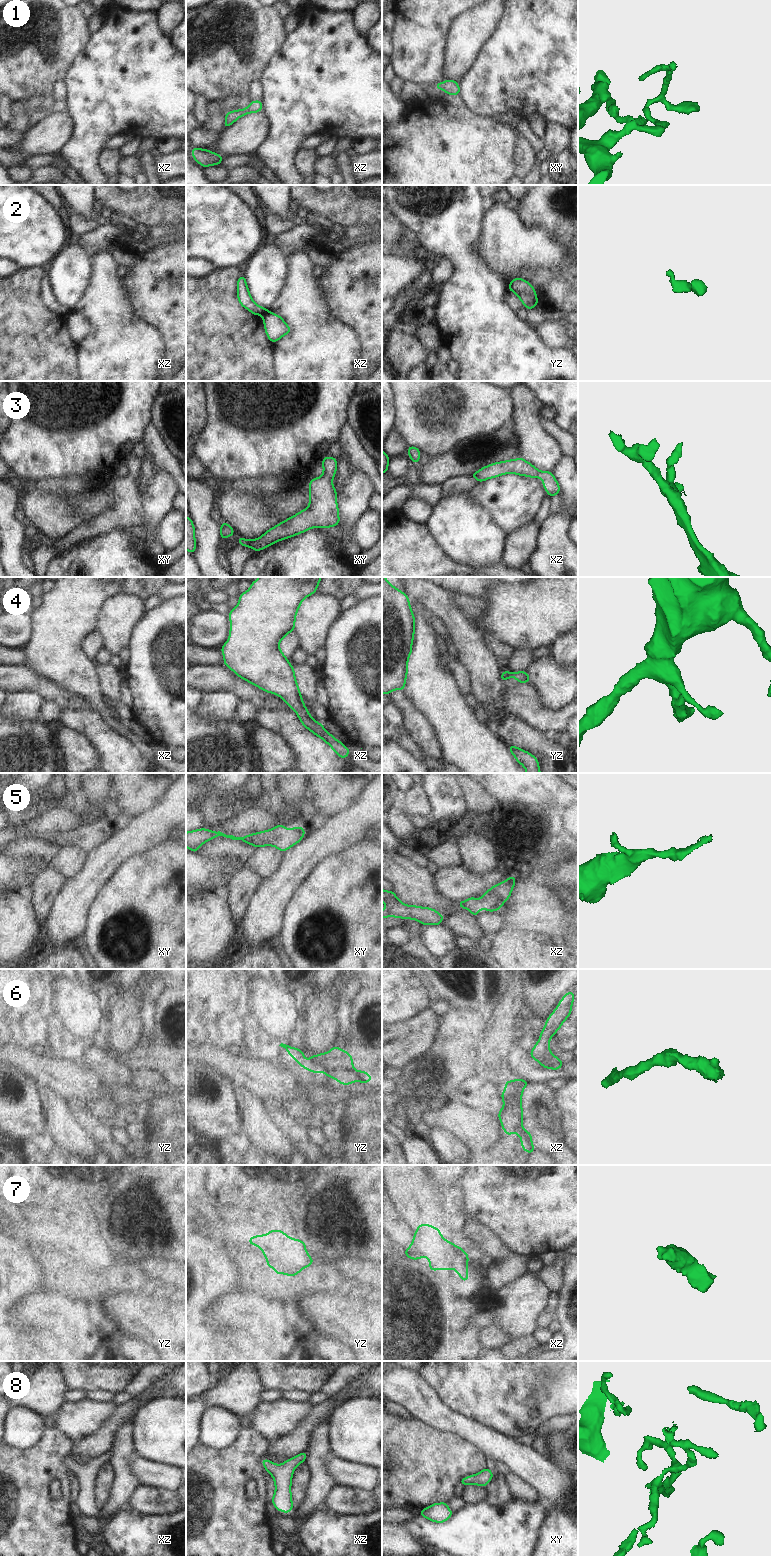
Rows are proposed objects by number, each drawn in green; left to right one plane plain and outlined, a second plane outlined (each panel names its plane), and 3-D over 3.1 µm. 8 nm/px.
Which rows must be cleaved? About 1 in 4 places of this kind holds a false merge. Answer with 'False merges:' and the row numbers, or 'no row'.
False merges: 2

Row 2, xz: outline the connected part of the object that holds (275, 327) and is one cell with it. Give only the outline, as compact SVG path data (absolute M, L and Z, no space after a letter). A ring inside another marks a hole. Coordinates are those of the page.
M269 310L263 315L263 324L267 337L273 343L276 343L281 337L292 331L281 316L276 315Z

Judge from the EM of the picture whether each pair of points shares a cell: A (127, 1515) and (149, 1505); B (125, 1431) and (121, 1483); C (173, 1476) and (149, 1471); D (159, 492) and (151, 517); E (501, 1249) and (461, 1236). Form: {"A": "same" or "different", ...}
{"A": "different", "B": "same", "C": "same", "D": "same", "E": "same"}

